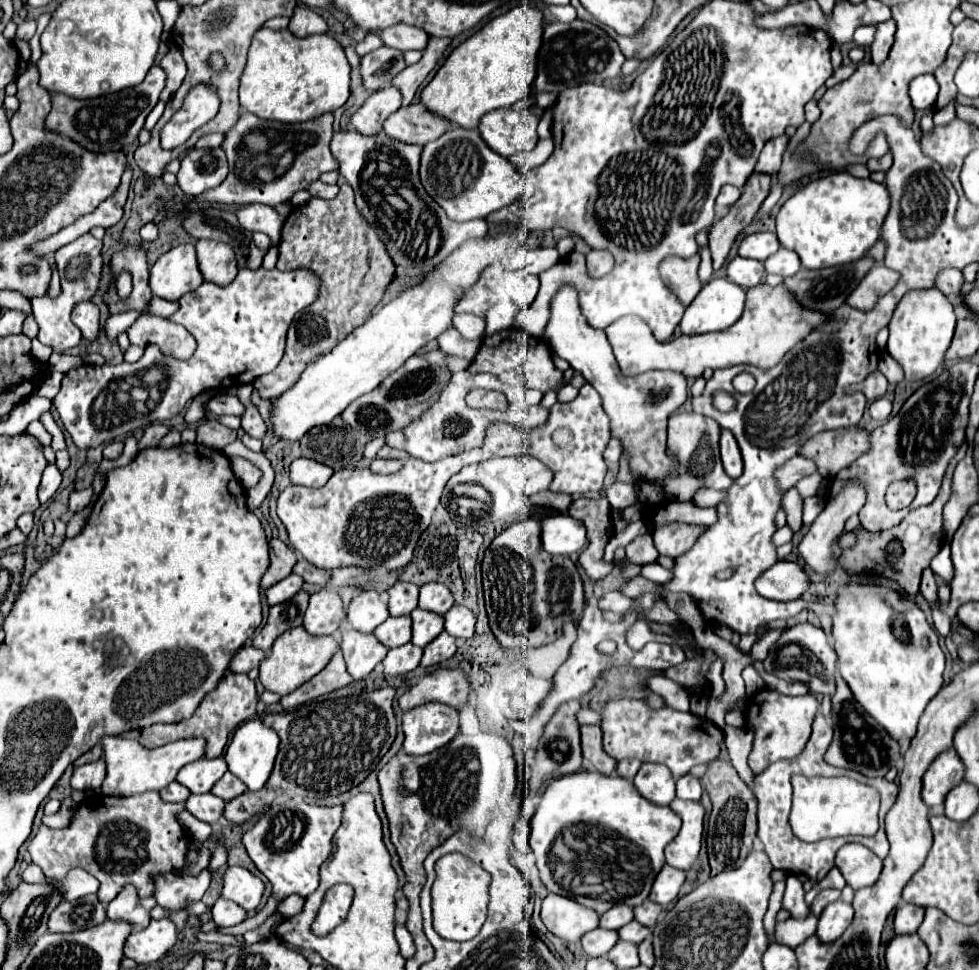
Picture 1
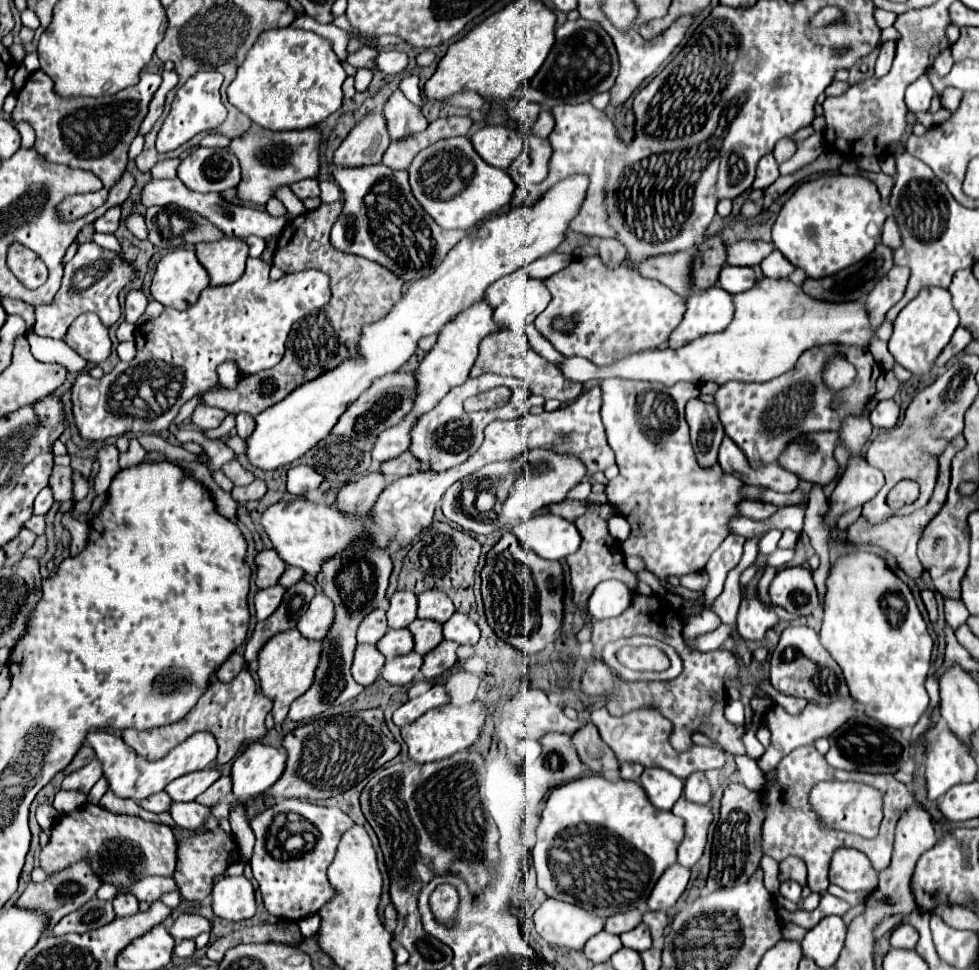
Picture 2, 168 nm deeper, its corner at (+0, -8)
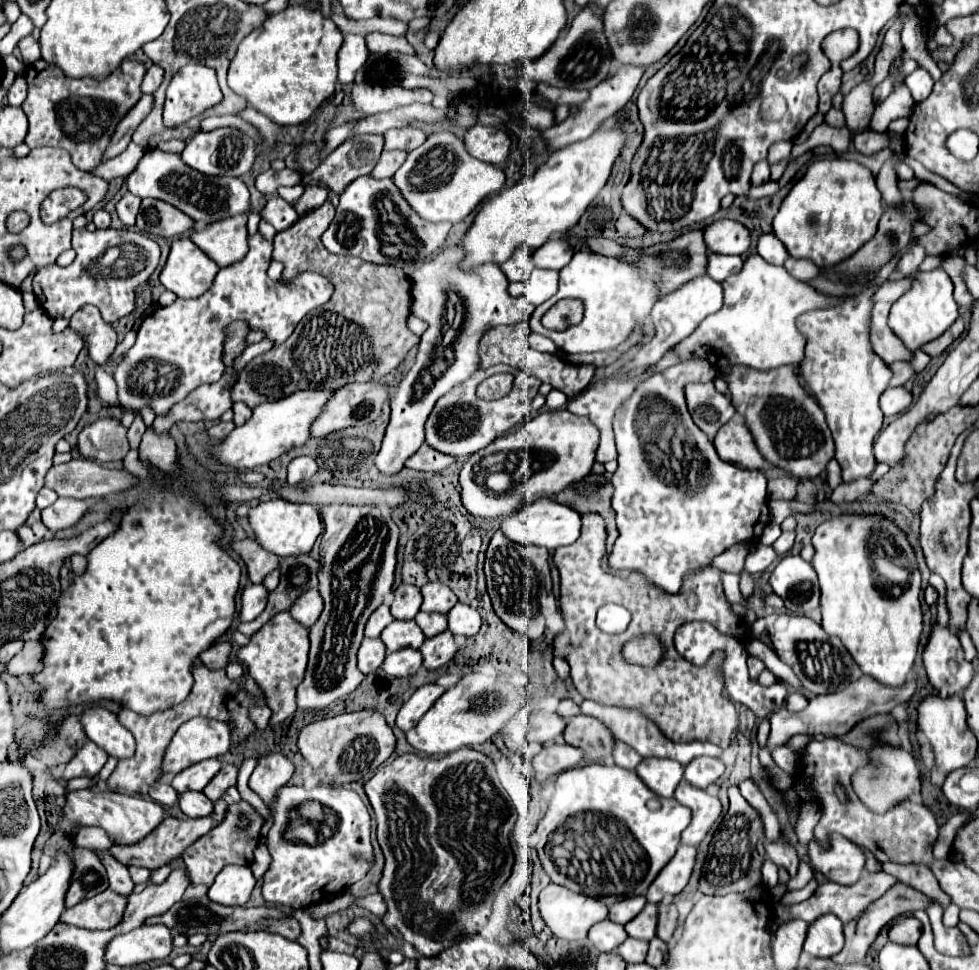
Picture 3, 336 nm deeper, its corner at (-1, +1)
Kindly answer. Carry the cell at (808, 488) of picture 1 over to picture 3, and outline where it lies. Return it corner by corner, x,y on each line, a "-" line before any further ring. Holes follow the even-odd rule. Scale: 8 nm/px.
712,382
688,384
684,392
686,392
686,402
694,424
710,440
714,440
720,426
734,416
734,406
730,396
716,392

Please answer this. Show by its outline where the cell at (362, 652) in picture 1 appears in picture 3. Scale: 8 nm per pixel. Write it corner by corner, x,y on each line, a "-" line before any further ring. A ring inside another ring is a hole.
364,634
364,640
362,640
362,646
358,650
358,668
362,674
370,674
374,672
382,662
384,662
384,656
386,656
386,646
380,642
380,636
376,638
368,638

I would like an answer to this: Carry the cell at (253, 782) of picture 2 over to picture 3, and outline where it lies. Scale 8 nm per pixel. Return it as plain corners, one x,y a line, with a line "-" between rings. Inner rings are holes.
268,752
258,758
256,768
248,780
248,786
268,804
274,794
290,780
294,764
280,752

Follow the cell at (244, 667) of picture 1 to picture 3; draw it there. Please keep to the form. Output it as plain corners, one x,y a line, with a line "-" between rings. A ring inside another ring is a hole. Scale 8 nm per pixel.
216,642
212,648
208,648
208,650
204,650
200,654
200,660
202,660
202,664
206,668
220,670
220,668
226,668
228,658
230,658
230,652
232,652
230,642

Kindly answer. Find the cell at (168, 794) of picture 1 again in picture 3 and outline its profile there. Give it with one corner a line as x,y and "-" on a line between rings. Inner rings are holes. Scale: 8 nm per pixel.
158,780
150,790
148,790
148,796
162,804
162,806
174,806
178,802
178,792
170,786
168,780

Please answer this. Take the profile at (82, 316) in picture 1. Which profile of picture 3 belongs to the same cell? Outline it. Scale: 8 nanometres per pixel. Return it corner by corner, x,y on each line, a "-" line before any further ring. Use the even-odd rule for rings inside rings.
82,306
70,318
70,328
84,338
84,346
96,364
104,364
116,348
116,332
112,324
104,322
96,306

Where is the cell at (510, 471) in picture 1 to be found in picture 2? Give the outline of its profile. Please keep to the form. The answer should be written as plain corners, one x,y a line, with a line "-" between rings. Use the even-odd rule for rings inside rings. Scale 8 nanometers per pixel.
529,449
525,453
525,457
517,457
513,461
505,461
505,463
497,463
491,467
483,467
481,471
475,473
477,479
489,479
489,481
499,481
503,475
507,473
515,473
517,481
513,483
507,501
503,503
503,511
499,513
497,521
501,527
515,527
521,521
527,521
531,515
535,515
535,511
539,511
541,507
547,507
551,503
559,503
563,499
567,499
567,493
579,485
585,475
587,475
587,467
569,453
555,453
551,449
-
527,467
533,469
533,473
527,473

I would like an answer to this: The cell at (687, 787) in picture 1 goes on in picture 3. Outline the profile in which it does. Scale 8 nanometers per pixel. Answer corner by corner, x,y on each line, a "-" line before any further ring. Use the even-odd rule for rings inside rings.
694,758
686,770
684,770
684,780
690,782
692,786
698,786
706,790
710,784
714,784
720,776
724,774
724,764
718,758

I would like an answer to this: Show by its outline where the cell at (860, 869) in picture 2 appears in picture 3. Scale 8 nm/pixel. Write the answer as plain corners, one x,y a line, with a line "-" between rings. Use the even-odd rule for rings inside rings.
840,834
832,836
830,848
824,850
816,840
810,842
808,854
812,864
832,882
838,884
854,884
860,880
862,870
866,868
866,854
848,838

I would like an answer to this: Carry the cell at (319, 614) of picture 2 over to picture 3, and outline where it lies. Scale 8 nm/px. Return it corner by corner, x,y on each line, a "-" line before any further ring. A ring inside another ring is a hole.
308,590
306,594
302,594
290,608
290,614
294,620
298,620
304,626
314,626
314,622
320,618
322,614
322,596
318,590

